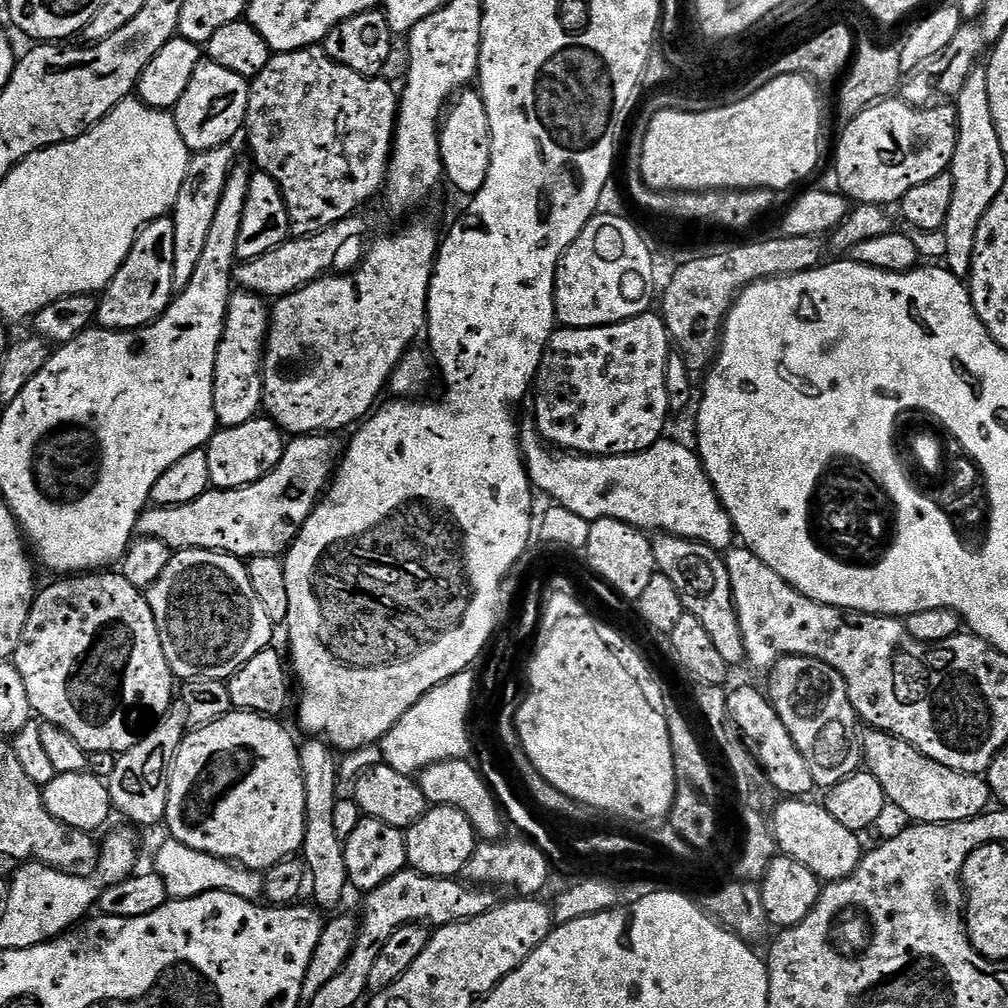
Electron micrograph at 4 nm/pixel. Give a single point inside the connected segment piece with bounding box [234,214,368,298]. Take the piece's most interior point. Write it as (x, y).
(296, 262)

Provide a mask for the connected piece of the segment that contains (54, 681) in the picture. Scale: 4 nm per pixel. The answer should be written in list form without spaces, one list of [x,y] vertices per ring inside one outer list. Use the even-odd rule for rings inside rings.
[[[96,570],[91,574],[72,574],[67,578],[60,578],[57,584],[49,588],[41,587],[32,601],[32,609],[26,618],[26,630],[22,630],[22,638],[16,647],[14,657],[15,666],[26,684],[26,693],[29,695],[30,706],[33,713],[41,721],[58,726],[78,746],[82,746],[87,753],[96,751],[108,751],[115,754],[129,752],[143,736],[148,735],[156,725],[156,721],[162,719],[168,712],[168,707],[174,703],[172,696],[172,684],[174,677],[170,666],[166,662],[166,654],[162,654],[162,638],[158,634],[156,619],[152,613],[152,607],[147,602],[145,593],[139,588],[130,586],[126,578],[116,570]]]

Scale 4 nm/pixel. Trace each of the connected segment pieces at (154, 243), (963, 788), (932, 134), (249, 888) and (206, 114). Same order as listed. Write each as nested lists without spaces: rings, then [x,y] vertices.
[[[171,215],[159,216],[150,222],[136,235],[134,246],[130,246],[130,254],[126,254],[126,262],[114,274],[98,300],[96,320],[99,327],[111,328],[114,332],[131,332],[148,327],[155,320],[159,320],[162,313],[174,299],[174,222]]]
[[[868,728],[867,731],[863,733],[862,760],[866,765],[867,771],[872,772],[874,774],[874,778],[878,778],[878,783],[882,785],[882,790],[886,794],[889,805],[891,805],[893,809],[896,807],[898,811],[905,812],[905,814],[910,818],[909,821],[915,822],[917,824],[945,824],[946,822],[962,822],[963,820],[974,818],[975,816],[981,816],[982,813],[989,811],[990,793],[988,790],[987,779],[985,779],[983,775],[973,774],[970,772],[959,772],[950,766],[942,766],[942,762],[934,762],[934,758],[923,756],[922,753],[920,753],[920,751],[917,750],[914,746],[910,746],[910,742],[906,742],[897,736],[891,736],[889,732],[879,732],[877,728]]]
[[[899,98],[880,100],[843,127],[844,133],[836,144],[836,180],[840,183],[839,191],[856,204],[895,205],[906,190],[914,190],[914,186],[922,186],[922,182],[930,182],[930,178],[938,178],[938,174],[949,171],[958,142],[955,107],[915,108]]]
[[[171,838],[156,852],[154,870],[166,882],[169,897],[174,900],[185,900],[201,896],[207,892],[229,892],[238,894],[238,898],[259,901],[264,894],[264,878],[259,871],[241,868],[230,860],[223,860],[210,854],[202,854],[202,850],[190,850],[182,842]]]
[[[201,59],[194,70],[194,78],[190,78],[190,86],[186,86],[186,94],[178,98],[174,109],[178,134],[182,134],[182,142],[186,142],[189,153],[232,144],[239,132],[241,135],[248,119],[249,87],[249,81],[234,74],[234,70],[226,70],[226,66],[218,66],[210,59]]]

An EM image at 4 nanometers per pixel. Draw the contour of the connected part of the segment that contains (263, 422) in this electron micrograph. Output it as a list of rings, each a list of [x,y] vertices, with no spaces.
[[[257,418],[242,426],[220,428],[206,445],[206,462],[210,466],[210,485],[218,488],[241,488],[258,482],[278,466],[286,447],[285,433],[272,420]]]

